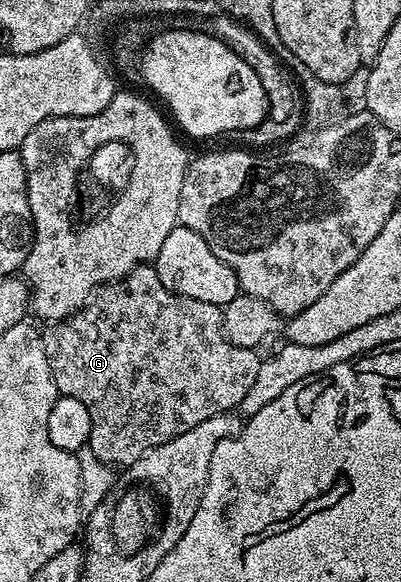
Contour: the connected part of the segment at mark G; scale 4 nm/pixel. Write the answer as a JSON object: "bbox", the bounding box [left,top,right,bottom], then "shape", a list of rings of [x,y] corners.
{"bbox":[44,266,262,466],"shape":[[[153,266],[132,268],[121,280],[104,285],[82,311],[76,312],[68,320],[56,321],[50,328],[53,329],[50,330],[49,336],[47,332],[44,337],[45,353],[47,362],[51,366],[51,374],[57,391],[62,396],[79,398],[79,402],[83,402],[83,406],[87,406],[87,410],[91,414],[91,434],[87,447],[93,450],[104,464],[110,466],[131,465],[139,458],[143,458],[143,454],[147,454],[155,446],[166,444],[179,434],[187,434],[187,430],[191,430],[191,426],[199,426],[199,422],[207,422],[207,418],[215,418],[224,412],[240,409],[243,398],[247,398],[247,390],[251,390],[251,386],[255,386],[255,378],[259,378],[262,357],[254,349],[235,346],[226,338],[222,305],[199,302],[195,298],[187,298],[167,290],[167,286],[163,286],[163,282],[159,282],[159,274],[156,267]]]}

